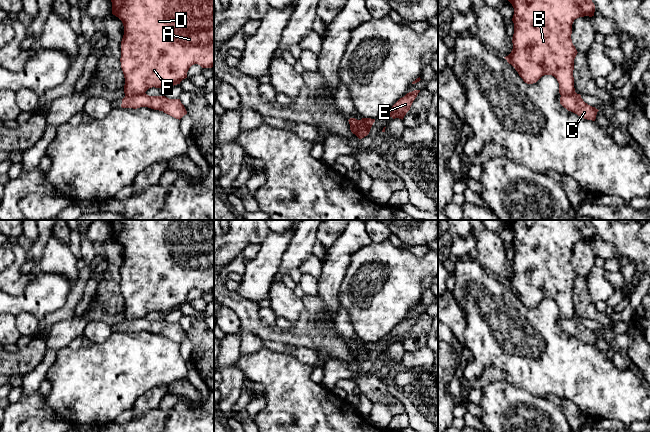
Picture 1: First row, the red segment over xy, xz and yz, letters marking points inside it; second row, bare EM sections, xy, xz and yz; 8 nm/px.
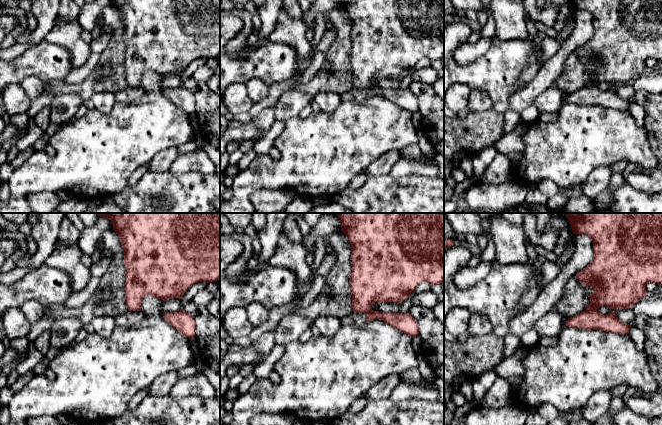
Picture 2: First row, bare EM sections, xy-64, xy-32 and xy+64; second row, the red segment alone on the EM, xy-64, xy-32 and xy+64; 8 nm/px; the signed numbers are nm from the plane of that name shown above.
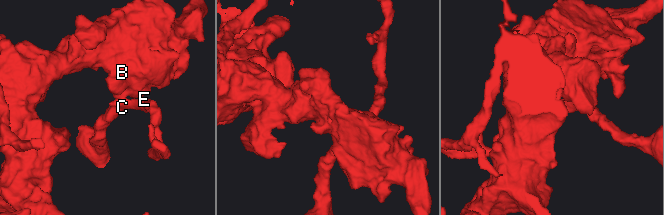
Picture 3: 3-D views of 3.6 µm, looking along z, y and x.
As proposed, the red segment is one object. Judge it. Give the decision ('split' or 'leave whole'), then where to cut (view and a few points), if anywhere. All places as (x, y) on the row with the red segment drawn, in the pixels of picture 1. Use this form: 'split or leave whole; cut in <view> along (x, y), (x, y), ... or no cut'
split; cut in xy along (144, 92), (138, 95), (125, 96)

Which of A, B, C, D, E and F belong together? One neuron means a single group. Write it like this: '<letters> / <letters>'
A B D F / C E

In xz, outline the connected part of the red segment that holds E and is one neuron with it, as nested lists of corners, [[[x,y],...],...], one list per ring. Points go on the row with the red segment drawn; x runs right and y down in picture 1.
[[[414,90],[412,92],[407,93],[404,97],[400,98],[392,106],[392,108],[383,115],[383,117],[384,118],[392,117],[393,119],[399,118],[403,120],[404,116],[410,110],[410,107],[419,92],[420,90]]]

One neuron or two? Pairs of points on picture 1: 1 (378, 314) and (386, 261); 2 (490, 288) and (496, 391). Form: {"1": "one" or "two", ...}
{"1": "one", "2": "two"}

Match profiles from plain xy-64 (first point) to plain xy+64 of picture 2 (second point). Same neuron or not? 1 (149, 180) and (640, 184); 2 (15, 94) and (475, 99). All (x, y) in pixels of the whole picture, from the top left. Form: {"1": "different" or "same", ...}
{"1": "different", "2": "different"}

